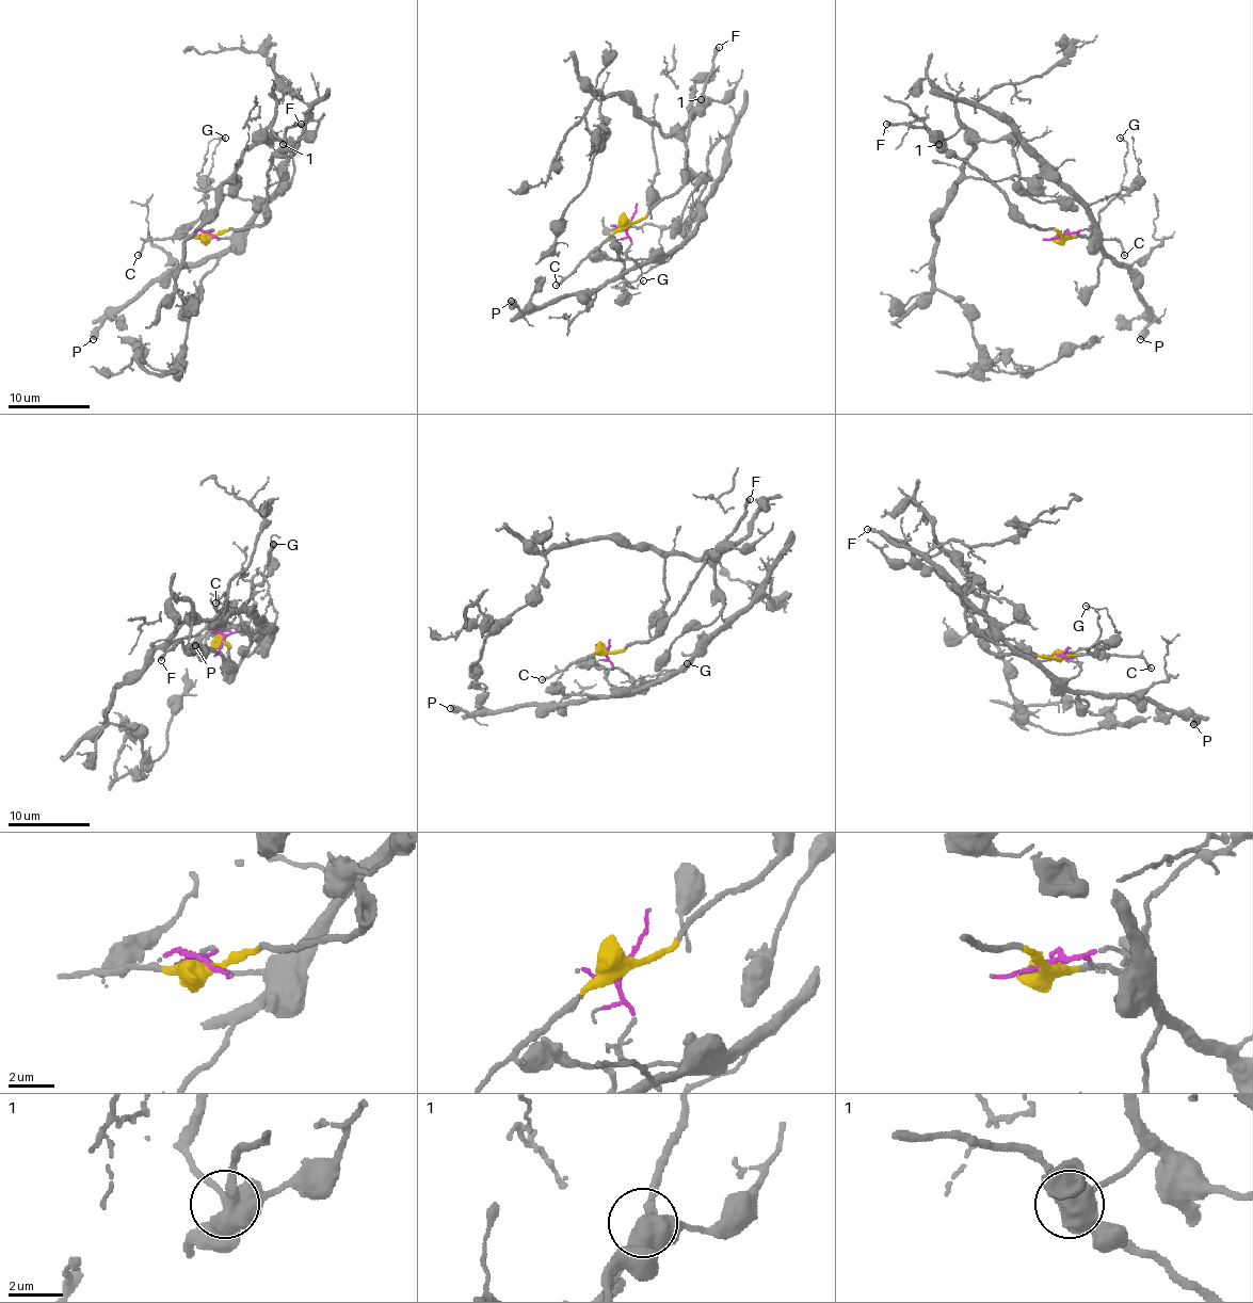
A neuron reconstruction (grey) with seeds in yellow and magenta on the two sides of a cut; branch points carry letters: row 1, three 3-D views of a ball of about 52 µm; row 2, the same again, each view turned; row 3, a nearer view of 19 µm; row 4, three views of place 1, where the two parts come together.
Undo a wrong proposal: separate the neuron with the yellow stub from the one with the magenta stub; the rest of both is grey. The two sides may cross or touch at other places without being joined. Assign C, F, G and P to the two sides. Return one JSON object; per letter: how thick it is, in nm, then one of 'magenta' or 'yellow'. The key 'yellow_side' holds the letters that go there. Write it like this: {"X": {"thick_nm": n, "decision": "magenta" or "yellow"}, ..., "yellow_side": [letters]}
{"C": {"thick_nm": 240, "decision": "yellow"}, "F": {"thick_nm": 360, "decision": "yellow"}, "G": {"thick_nm": 140, "decision": "magenta"}, "P": {"thick_nm": 500, "decision": "magenta"}, "yellow_side": ["C", "F"]}

